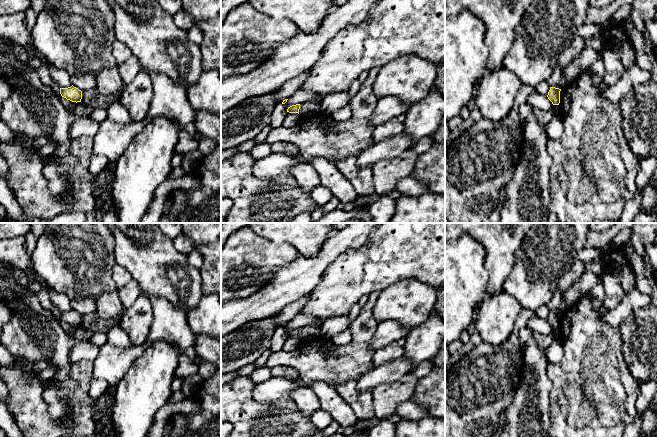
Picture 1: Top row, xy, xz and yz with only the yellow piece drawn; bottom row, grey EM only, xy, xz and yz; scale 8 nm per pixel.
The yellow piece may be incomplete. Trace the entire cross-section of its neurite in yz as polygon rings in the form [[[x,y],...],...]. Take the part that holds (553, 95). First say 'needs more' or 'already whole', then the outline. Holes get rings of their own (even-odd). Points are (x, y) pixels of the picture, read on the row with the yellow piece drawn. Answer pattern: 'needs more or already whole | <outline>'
already whole | [[[550,87],[547,97],[552,102],[553,105],[559,105],[560,91],[561,91],[561,89],[559,89],[559,88]]]

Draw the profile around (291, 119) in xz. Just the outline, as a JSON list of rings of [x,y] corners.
[[[287,112],[282,125],[285,127],[294,127],[298,124],[300,119],[301,119],[300,114]]]

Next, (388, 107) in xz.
[[[394,96],[379,98],[371,115],[371,122],[375,126],[388,120],[406,114],[409,106]]]

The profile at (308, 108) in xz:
[[[305,102],[300,104],[299,114],[300,116],[309,116],[320,113],[320,105],[314,102]]]

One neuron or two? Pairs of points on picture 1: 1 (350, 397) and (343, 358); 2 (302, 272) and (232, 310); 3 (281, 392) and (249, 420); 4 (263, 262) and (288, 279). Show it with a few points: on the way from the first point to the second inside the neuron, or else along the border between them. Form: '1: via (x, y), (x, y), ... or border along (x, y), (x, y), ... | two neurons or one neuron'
1: via (346, 387), (343, 368) | one neuron
2: via (285, 287), (266, 303), (249, 309) | one neuron
3: border along (251, 391), (251, 395), (259, 401), (289, 398) | two neurons
4: border along (295, 259), (276, 268), (260, 289) | two neurons

